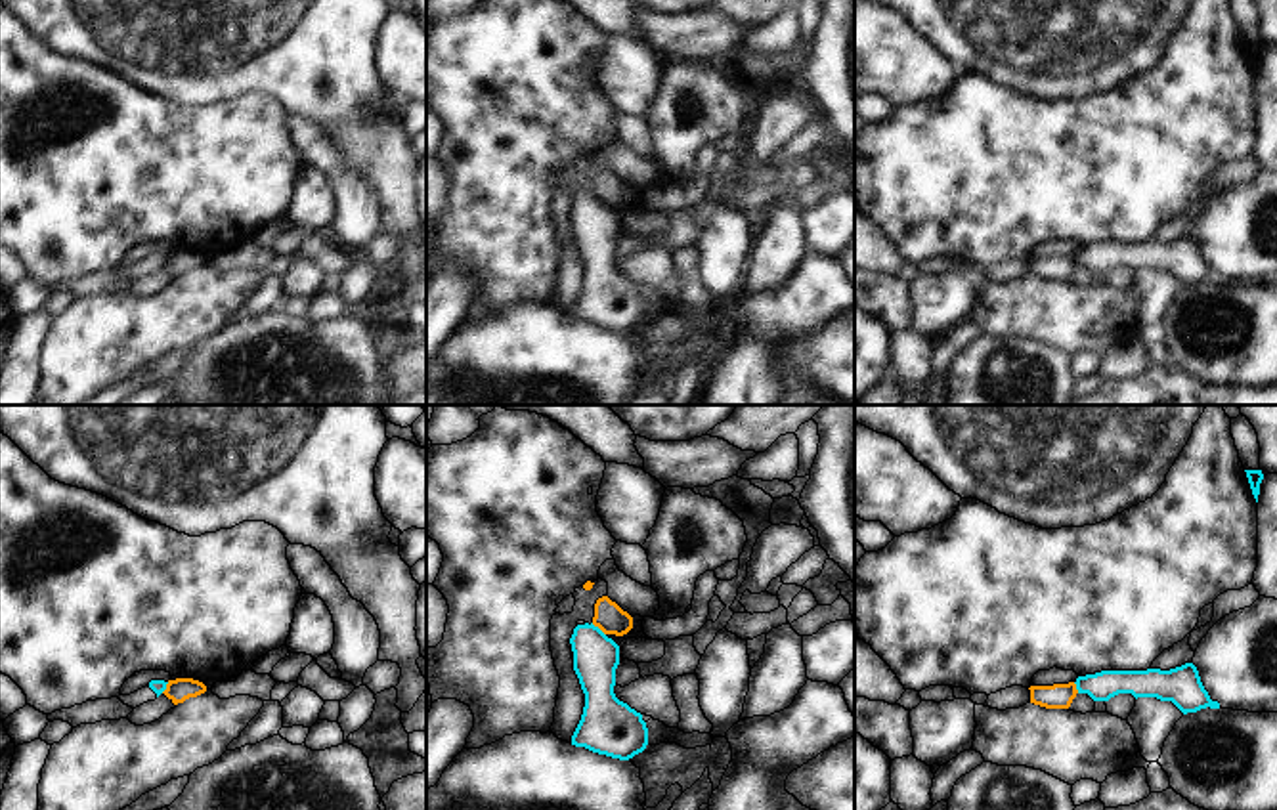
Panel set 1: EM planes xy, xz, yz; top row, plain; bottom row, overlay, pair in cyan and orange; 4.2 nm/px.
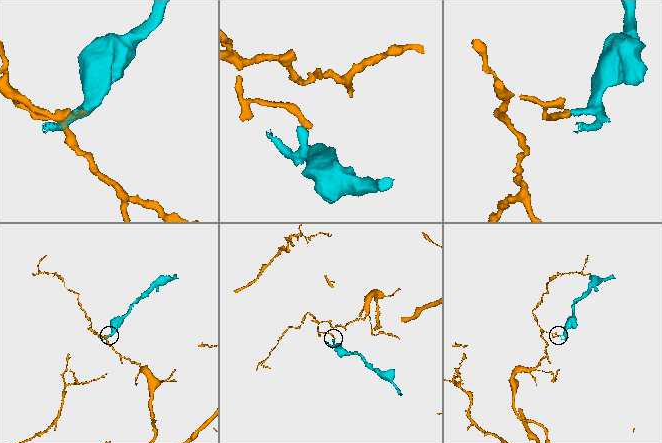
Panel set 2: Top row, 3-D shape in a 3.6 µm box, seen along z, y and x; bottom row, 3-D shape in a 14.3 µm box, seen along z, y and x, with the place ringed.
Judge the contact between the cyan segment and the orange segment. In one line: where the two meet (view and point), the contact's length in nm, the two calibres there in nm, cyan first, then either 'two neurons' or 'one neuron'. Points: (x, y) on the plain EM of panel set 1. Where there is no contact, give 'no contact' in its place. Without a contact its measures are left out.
contact xz (599, 201); length 80 nm; calibres 190 and 120 nm; two neurons

